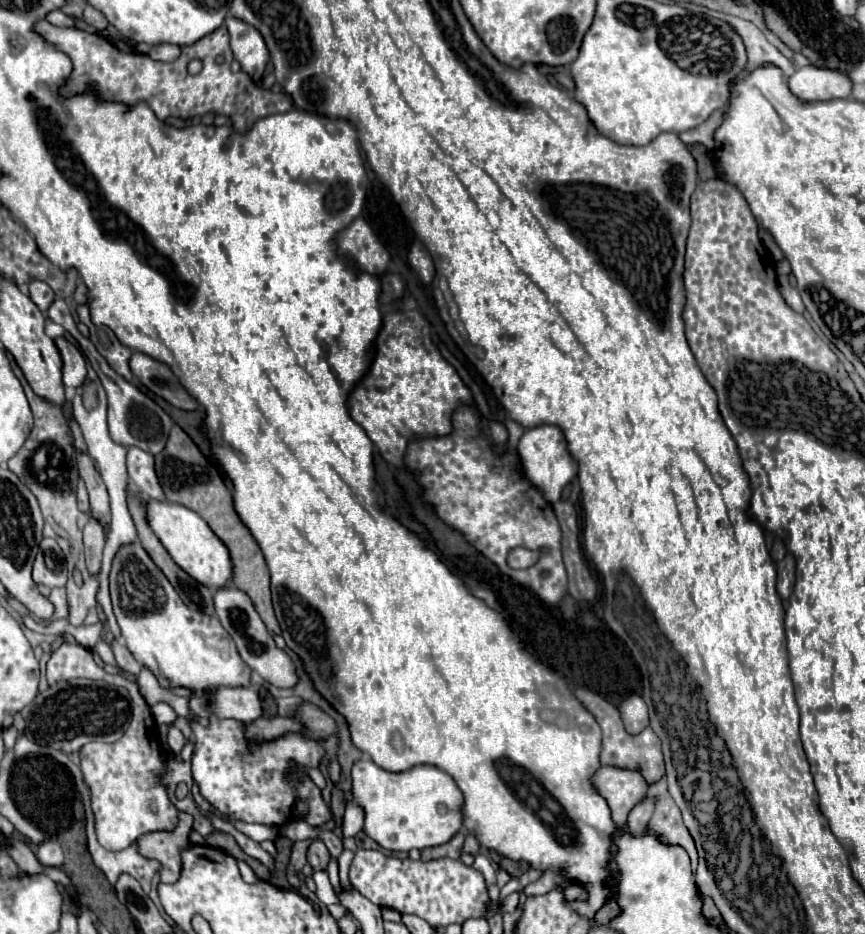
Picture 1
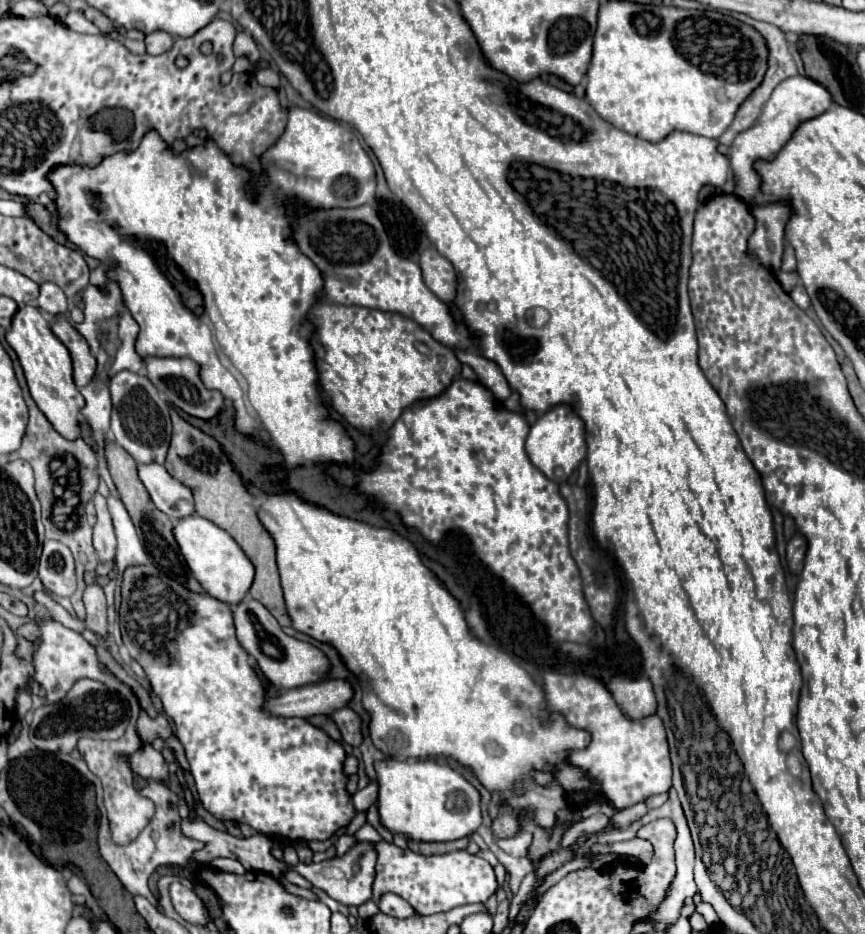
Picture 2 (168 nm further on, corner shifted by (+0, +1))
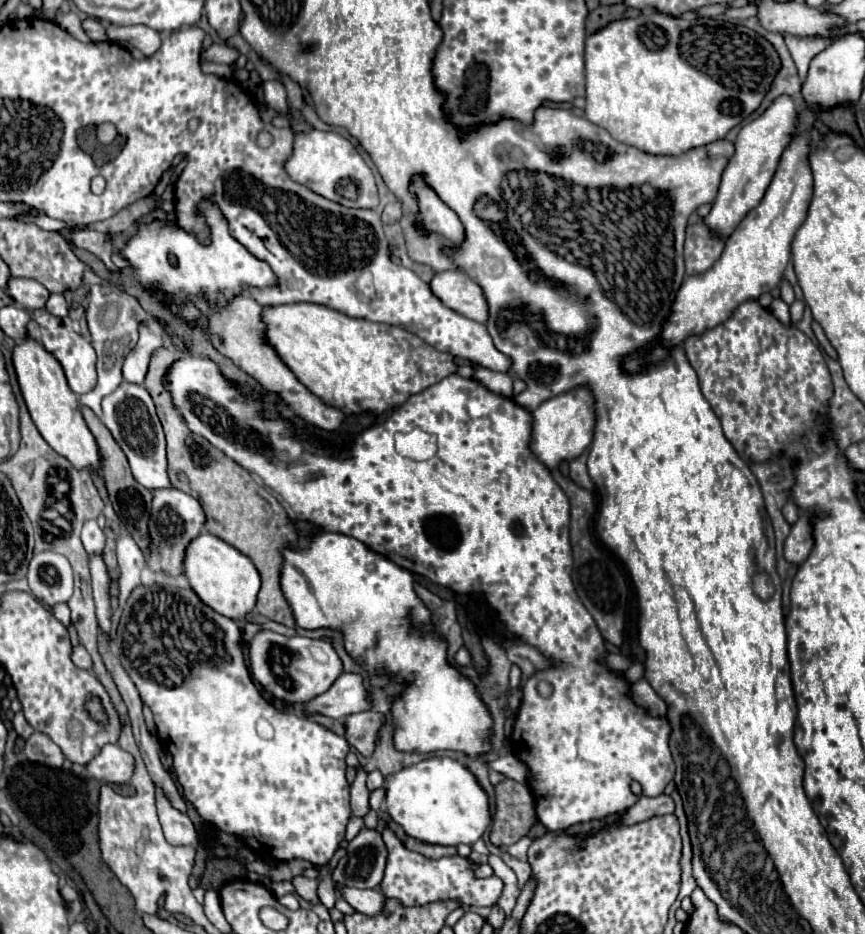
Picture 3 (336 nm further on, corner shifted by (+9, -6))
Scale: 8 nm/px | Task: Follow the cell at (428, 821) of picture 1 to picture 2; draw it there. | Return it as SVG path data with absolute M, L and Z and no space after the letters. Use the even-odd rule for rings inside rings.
M382 760L374 762L378 782L378 814L382 826L392 834L402 834L414 842L448 842L470 836L482 824L480 816L480 794L478 790L448 764L436 760ZM452 792L462 792L462 800L452 800Z

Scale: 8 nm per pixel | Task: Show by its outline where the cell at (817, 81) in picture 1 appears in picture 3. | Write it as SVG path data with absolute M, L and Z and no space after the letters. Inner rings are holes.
M781 95L773 101L773 105L755 121L747 123L735 141L735 155L729 159L727 169L723 171L719 193L713 201L713 207L703 223L711 229L711 233L719 237L729 237L733 229L741 223L741 219L759 205L763 199L781 159L781 153L791 141L791 133L797 127L797 109L791 97Z

